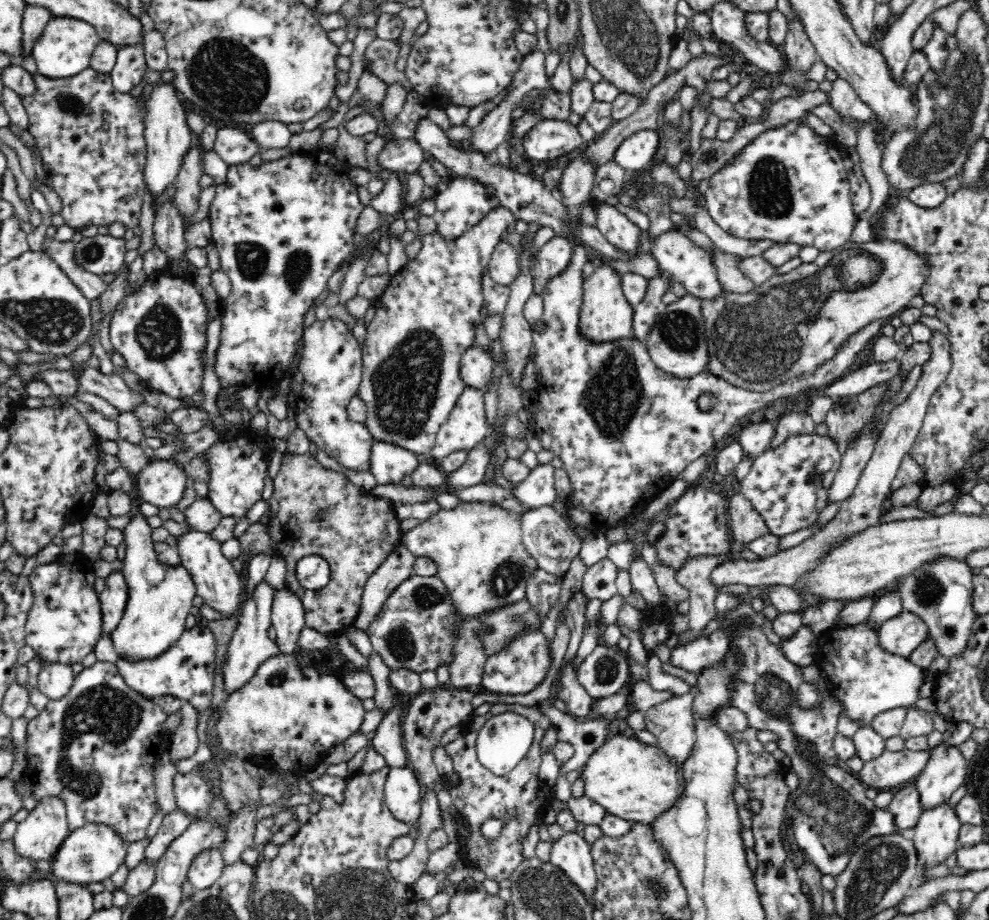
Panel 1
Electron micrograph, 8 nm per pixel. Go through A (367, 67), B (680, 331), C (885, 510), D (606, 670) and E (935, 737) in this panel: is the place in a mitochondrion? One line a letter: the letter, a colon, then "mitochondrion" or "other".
A: other
B: mitochondrion
C: other
D: mitochondrion
E: other

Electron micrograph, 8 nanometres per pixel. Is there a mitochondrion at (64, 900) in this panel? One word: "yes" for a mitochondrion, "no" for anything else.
no

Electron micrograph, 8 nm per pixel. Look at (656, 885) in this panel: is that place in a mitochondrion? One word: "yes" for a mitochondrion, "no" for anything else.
yes

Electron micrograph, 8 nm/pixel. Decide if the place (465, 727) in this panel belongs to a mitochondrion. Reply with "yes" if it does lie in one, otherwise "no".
no

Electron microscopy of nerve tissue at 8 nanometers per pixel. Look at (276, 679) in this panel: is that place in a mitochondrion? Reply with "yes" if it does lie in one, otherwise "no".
yes

